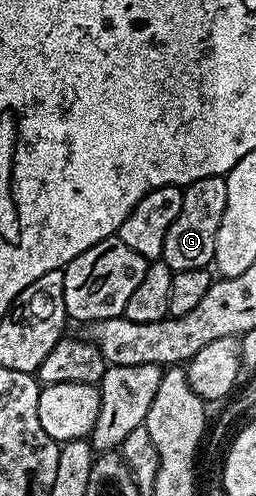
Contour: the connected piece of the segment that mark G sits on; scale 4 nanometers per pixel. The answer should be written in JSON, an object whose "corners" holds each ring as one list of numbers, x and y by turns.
{"corners":[[222,175,207,176,189,183,182,189,183,208,167,228,163,240,160,261,173,272,178,270,203,270,215,256,215,236,219,236,219,224,223,221,223,208,227,208,227,184]]}

